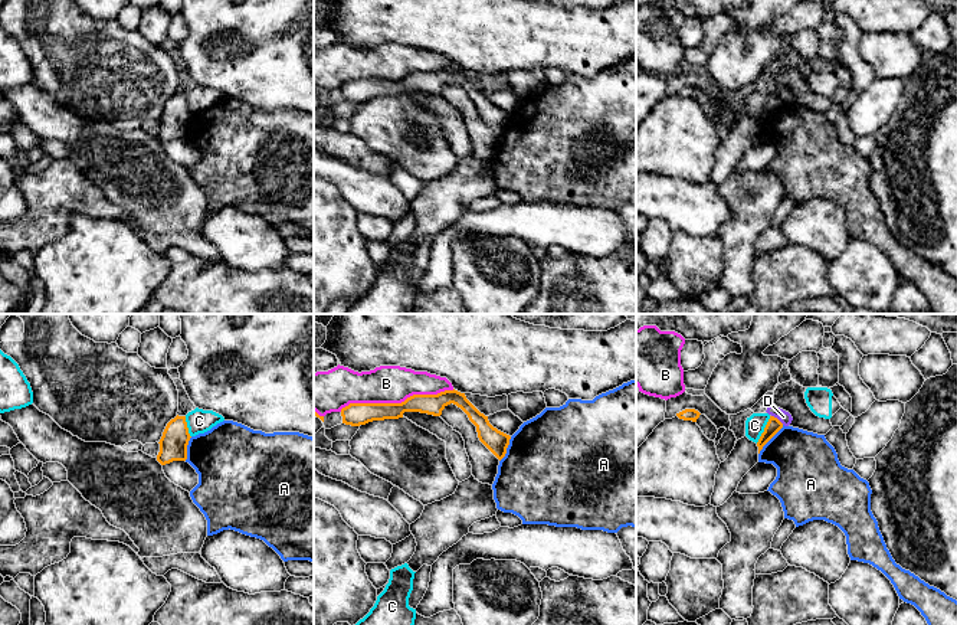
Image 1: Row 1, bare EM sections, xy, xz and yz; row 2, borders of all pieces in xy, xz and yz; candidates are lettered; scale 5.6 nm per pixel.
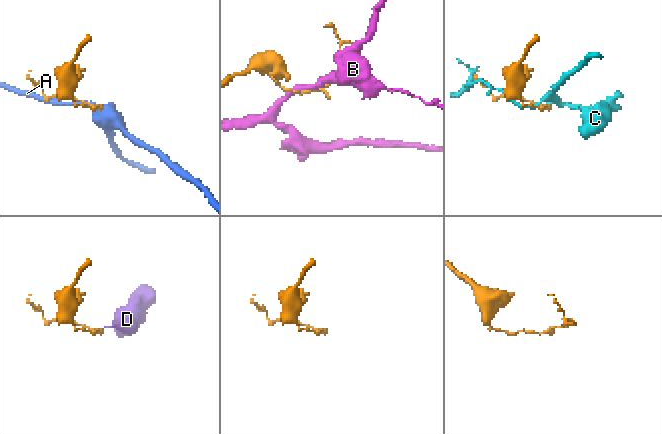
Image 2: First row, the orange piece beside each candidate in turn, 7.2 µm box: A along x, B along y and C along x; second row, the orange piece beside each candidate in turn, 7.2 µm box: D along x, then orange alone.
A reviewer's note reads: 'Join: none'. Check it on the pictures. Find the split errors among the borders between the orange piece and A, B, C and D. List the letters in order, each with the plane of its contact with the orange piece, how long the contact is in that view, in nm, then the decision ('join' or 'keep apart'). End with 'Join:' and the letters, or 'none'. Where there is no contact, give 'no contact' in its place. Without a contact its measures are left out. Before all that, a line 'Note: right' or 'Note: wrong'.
Note: right
A: yz | 220 nm | keep apart
B: xz | 650 nm | keep apart
C: yz | 170 nm | keep apart
D: yz | 90 nm | keep apart
Join: none

